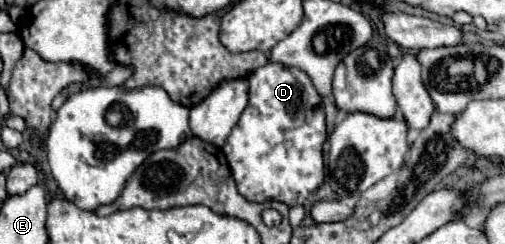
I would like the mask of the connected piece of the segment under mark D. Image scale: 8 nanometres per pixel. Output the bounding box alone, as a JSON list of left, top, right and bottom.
[222,62,324,206]

